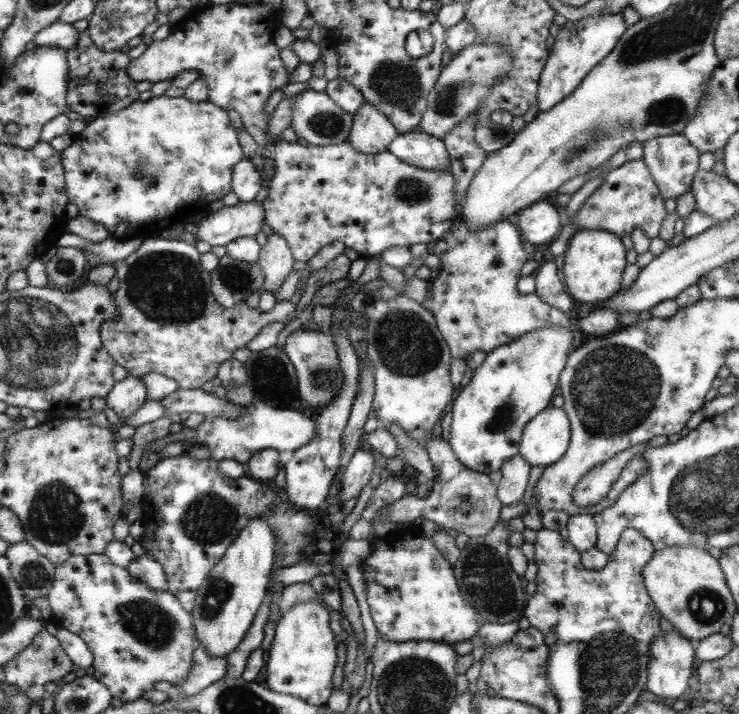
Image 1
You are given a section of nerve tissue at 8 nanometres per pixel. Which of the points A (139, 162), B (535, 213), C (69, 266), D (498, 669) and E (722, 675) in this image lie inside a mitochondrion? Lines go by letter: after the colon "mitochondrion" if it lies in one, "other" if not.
A: mitochondrion
B: other
C: mitochondrion
D: other
E: other

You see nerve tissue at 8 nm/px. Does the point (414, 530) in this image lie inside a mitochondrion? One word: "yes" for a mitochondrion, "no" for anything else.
no

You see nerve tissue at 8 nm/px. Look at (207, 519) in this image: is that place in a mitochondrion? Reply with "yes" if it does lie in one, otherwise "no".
yes

